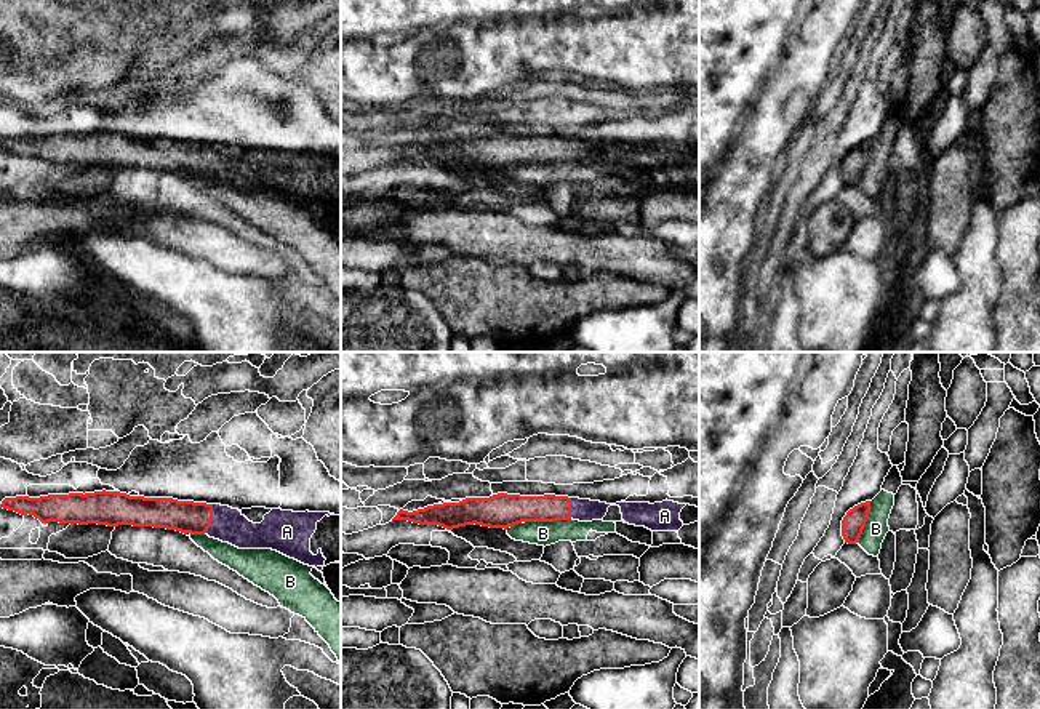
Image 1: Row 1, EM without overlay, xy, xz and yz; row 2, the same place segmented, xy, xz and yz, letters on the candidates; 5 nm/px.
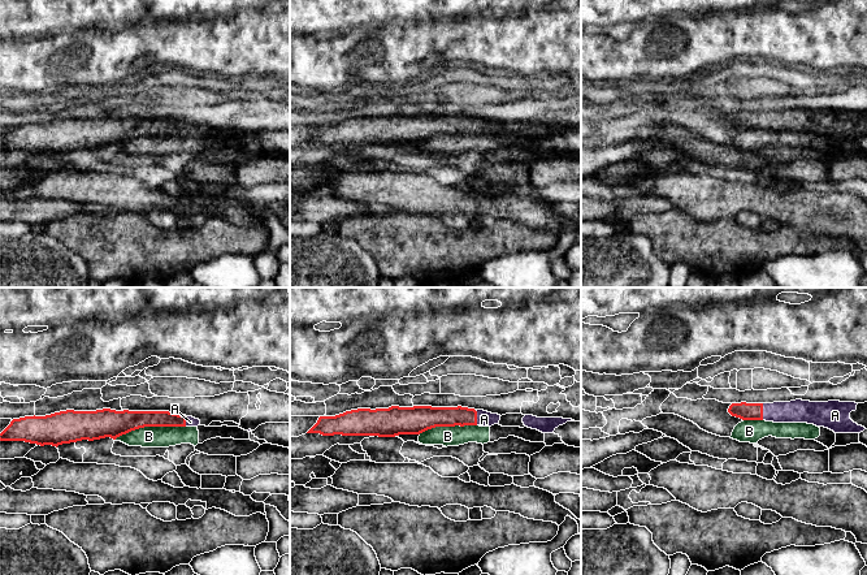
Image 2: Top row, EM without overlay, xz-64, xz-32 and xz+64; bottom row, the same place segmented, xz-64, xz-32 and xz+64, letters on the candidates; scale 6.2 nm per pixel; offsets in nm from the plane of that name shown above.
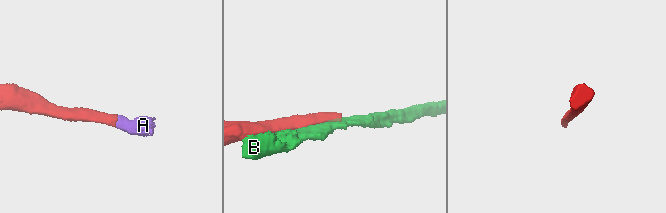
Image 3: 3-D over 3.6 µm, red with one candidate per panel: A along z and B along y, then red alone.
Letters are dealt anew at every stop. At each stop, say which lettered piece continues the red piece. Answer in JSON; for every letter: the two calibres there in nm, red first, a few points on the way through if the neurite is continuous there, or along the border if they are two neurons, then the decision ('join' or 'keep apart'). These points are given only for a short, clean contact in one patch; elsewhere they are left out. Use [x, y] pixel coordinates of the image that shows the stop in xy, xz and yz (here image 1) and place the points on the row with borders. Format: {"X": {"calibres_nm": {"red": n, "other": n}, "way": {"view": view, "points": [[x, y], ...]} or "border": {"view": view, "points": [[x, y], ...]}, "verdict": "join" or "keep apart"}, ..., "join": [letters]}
{"A": {"calibres_nm": {"red": 160, "other": 170}, "way": {"view": "xy", "points": [[191, 517], [212, 519], [229, 525]]}, "verdict": "join"}, "B": {"calibres_nm": {"red": 180, "other": 130}, "verdict": "keep apart"}, "join": ["A"]}

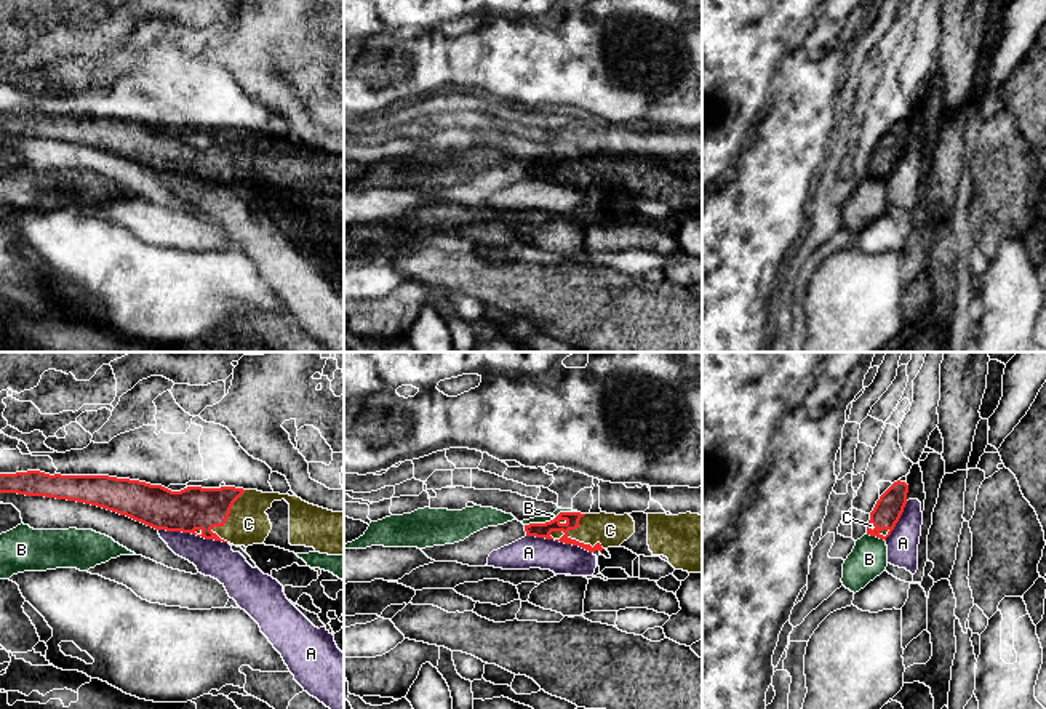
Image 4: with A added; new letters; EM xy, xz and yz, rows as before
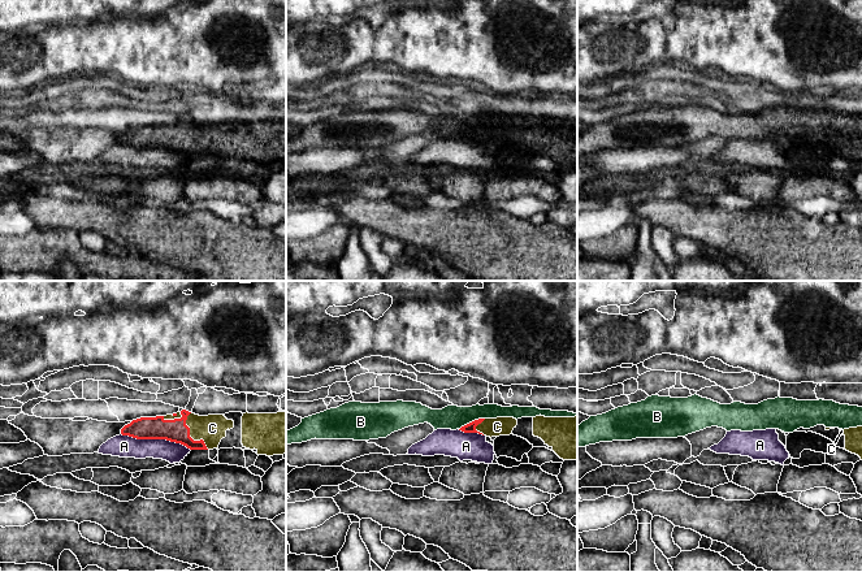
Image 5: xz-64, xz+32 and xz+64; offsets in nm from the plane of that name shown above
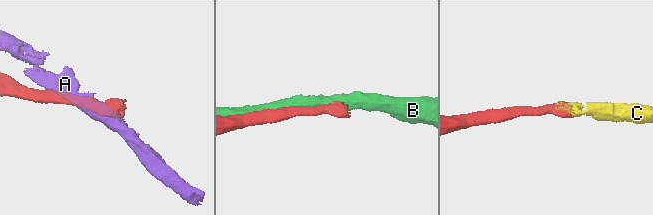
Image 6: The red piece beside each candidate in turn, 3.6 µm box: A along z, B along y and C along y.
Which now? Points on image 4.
{"A": {"calibres_nm": {"red": 220, "other": 190}, "verdict": "keep apart"}, "B": {"calibres_nm": {"red": 80, "other": 30}, "verdict": "keep apart"}, "C": {"calibres_nm": {"red": 80, "other": 170}, "way": {"view": "xz", "points": [[539, 530], [563, 530], [574, 540], [582, 532], [610, 530]]}, "verdict": "join"}, "join": ["C"]}

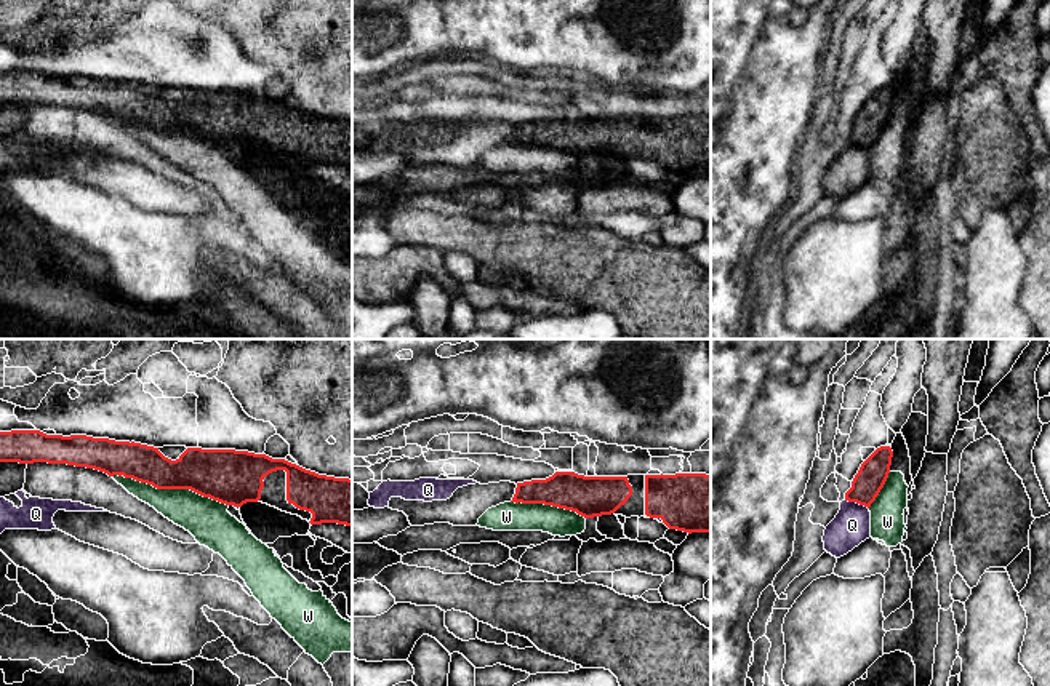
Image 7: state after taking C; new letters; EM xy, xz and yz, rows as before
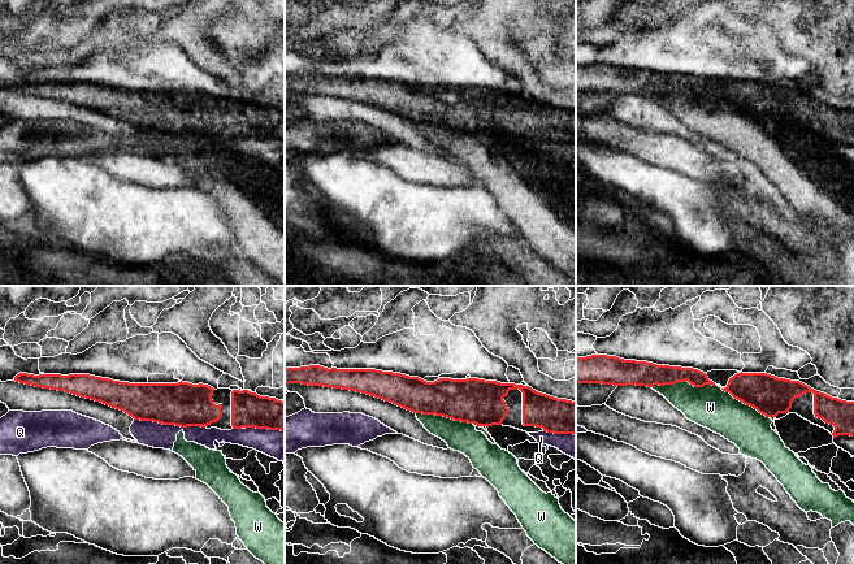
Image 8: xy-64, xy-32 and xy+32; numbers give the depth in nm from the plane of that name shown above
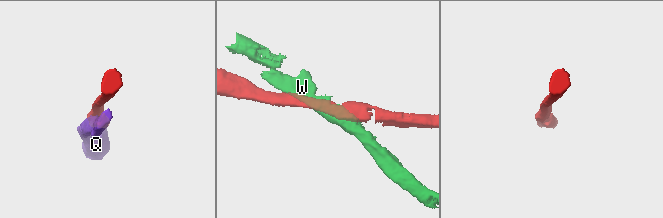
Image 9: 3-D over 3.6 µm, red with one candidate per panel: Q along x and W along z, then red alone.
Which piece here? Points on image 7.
{"Q": {"calibres_nm": {"red": 150, "other": 190}, "verdict": "keep apart"}, "W": {"calibres_nm": {"red": 260, "other": 220}, "verdict": "keep apart"}, "join": []}

